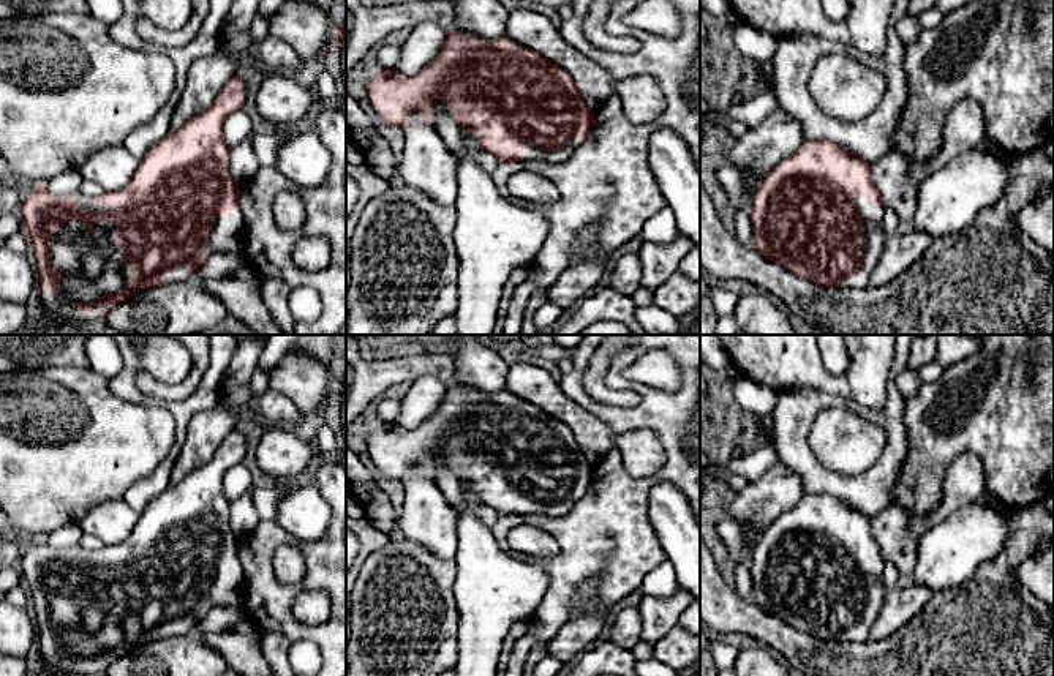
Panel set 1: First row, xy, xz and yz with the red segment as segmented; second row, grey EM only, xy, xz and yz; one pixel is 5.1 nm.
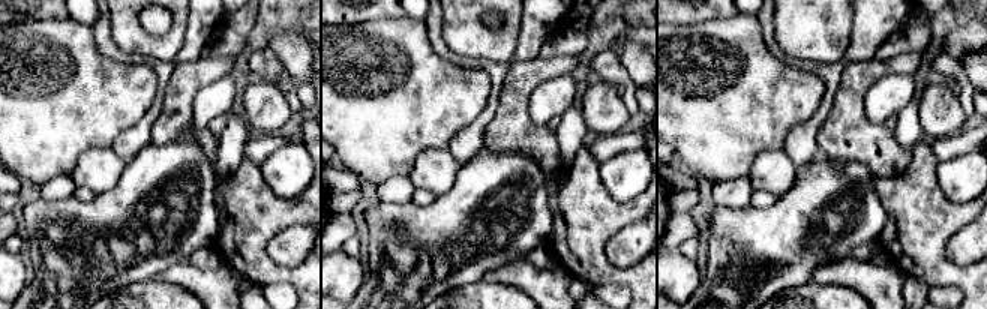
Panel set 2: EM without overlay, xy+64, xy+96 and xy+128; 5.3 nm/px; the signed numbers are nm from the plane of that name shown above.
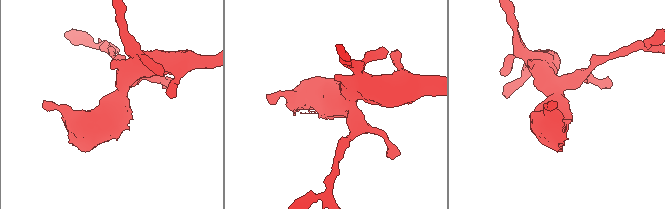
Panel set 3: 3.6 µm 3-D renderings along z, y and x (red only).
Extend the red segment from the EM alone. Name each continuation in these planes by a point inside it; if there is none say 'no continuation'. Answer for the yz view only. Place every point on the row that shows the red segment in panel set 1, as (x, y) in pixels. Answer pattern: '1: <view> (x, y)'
1: yz (873, 215)

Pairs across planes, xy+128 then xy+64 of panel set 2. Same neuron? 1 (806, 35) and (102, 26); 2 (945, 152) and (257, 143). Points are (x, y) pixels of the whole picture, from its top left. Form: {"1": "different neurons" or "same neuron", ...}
{"1": "different neurons", "2": "same neuron"}

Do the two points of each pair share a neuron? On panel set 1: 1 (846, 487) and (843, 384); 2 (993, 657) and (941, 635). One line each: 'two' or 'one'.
1: two
2: one

